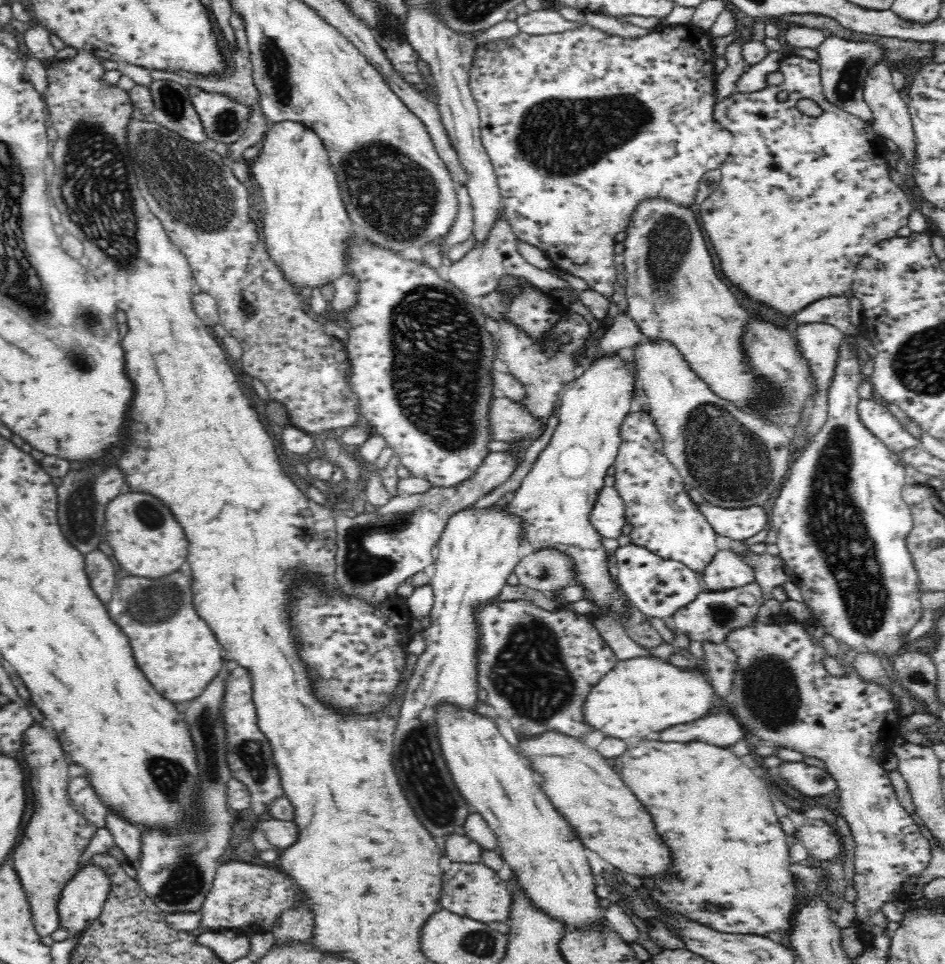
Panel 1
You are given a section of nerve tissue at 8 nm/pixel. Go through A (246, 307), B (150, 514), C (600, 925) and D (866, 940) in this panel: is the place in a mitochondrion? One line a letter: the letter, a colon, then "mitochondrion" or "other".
A: other
B: mitochondrion
C: other
D: other

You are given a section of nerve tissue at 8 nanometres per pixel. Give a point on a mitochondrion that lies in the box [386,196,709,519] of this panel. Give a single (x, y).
(670, 239)

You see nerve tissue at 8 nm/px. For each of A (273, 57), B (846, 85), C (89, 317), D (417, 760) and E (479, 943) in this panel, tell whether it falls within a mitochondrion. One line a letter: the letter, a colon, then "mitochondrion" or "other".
A: mitochondrion
B: mitochondrion
C: mitochondrion
D: mitochondrion
E: mitochondrion

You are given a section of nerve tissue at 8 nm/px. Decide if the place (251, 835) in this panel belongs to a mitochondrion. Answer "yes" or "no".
no

